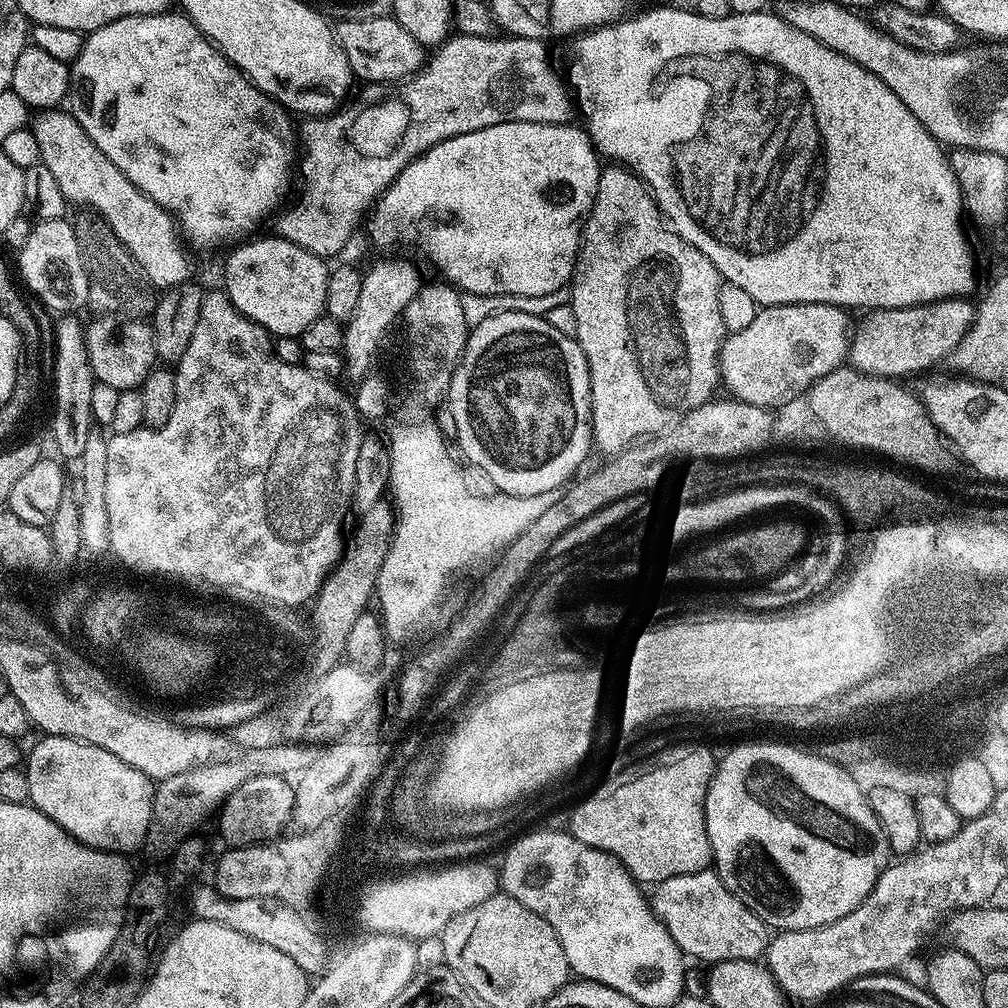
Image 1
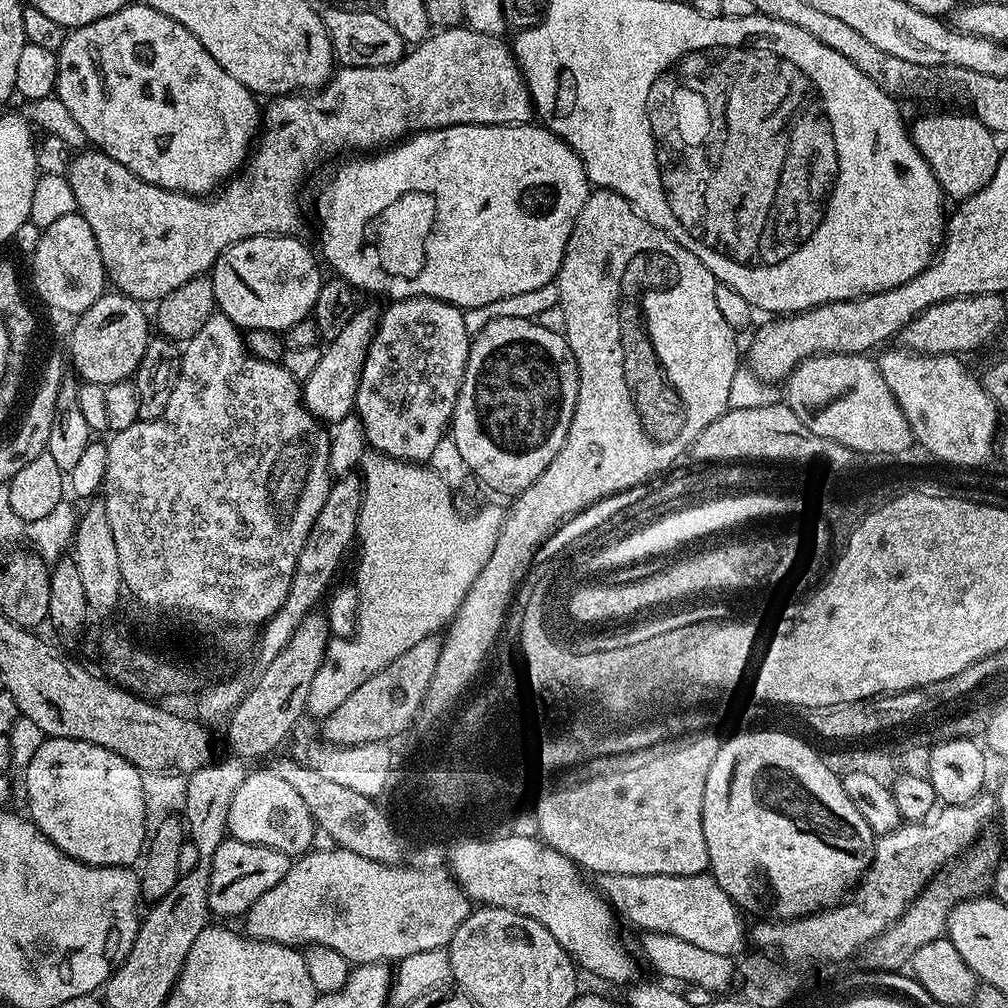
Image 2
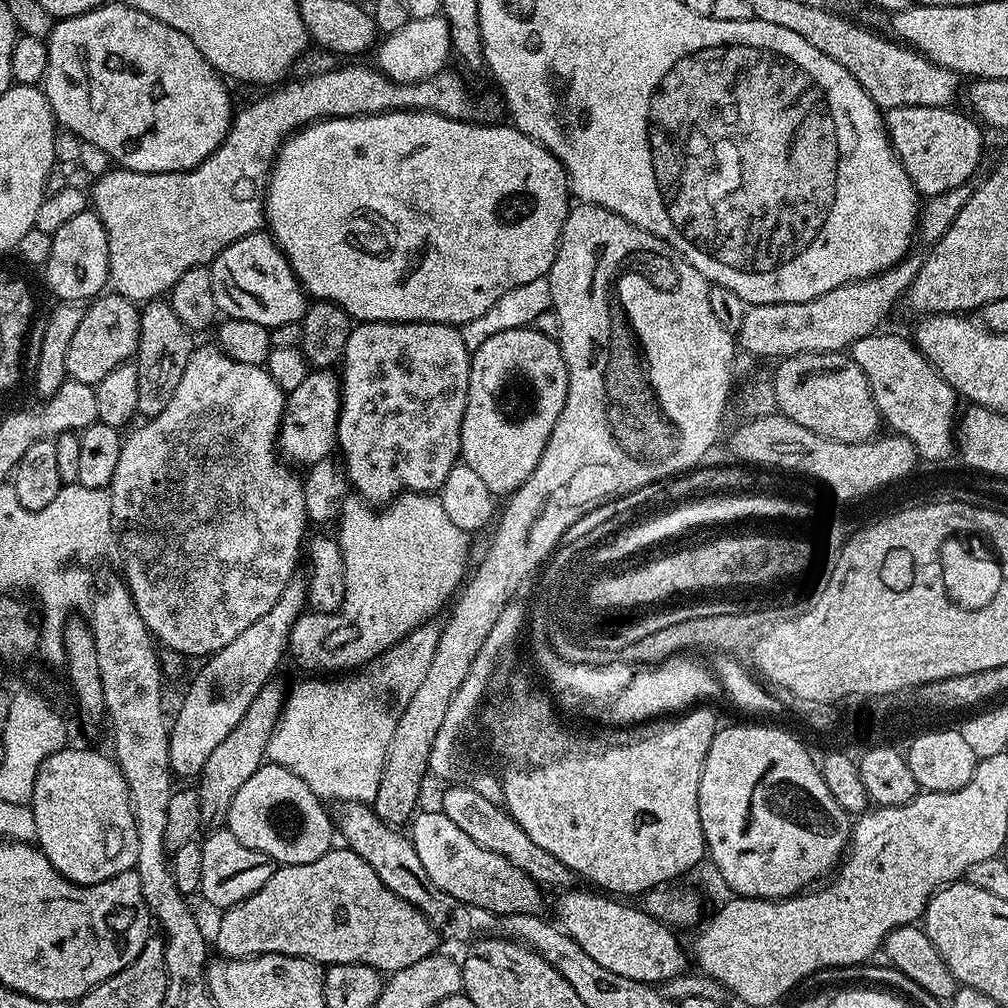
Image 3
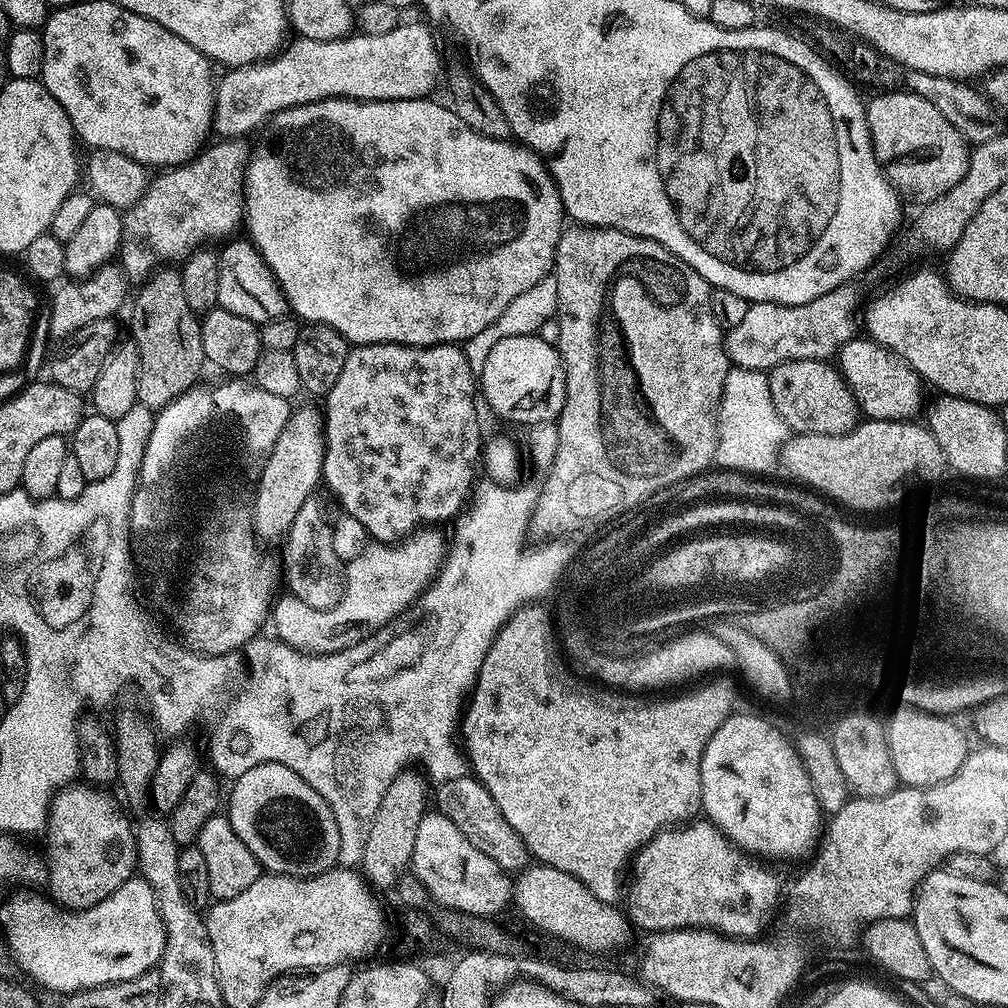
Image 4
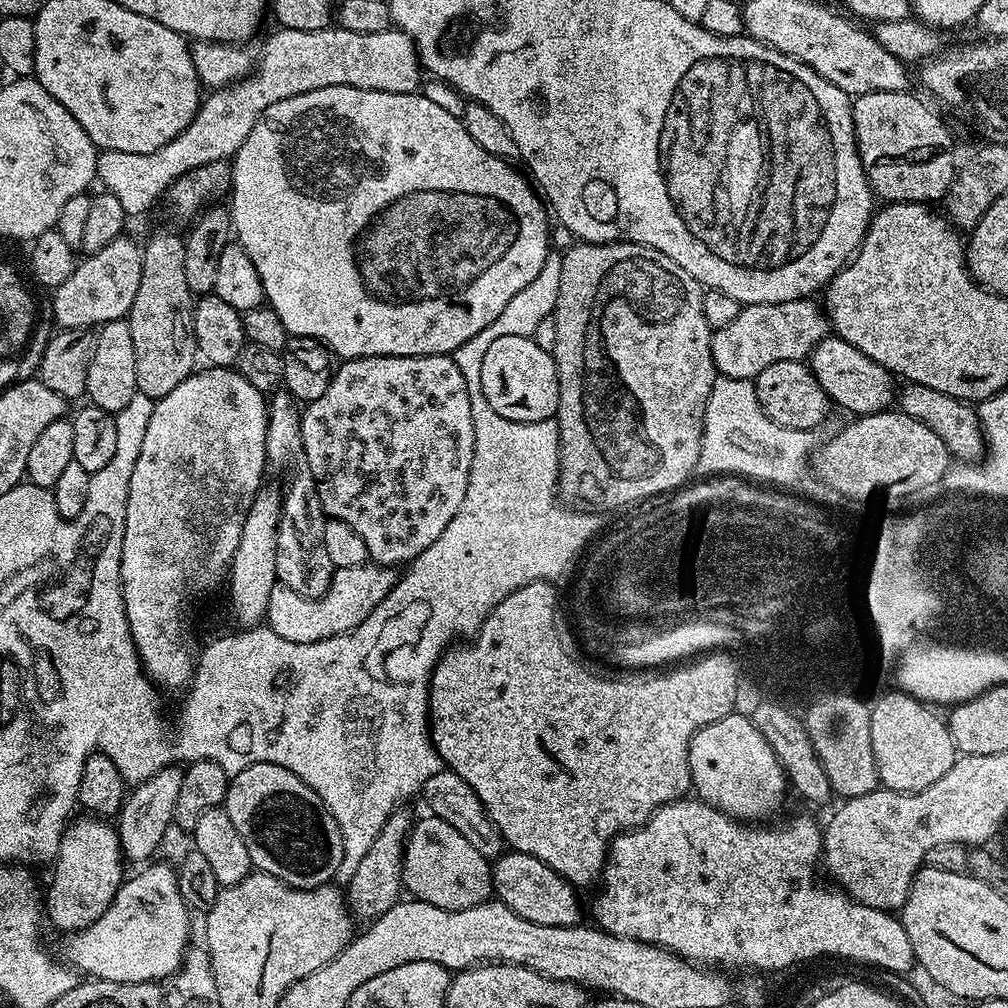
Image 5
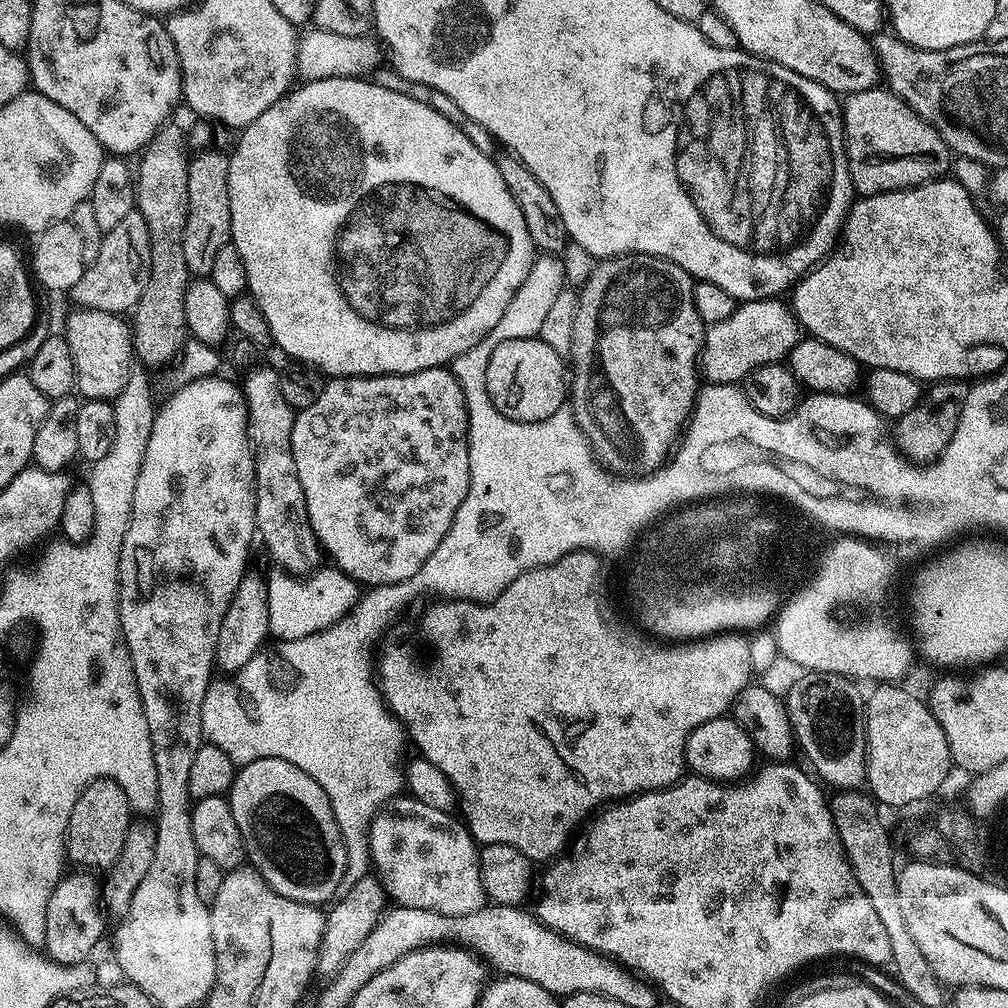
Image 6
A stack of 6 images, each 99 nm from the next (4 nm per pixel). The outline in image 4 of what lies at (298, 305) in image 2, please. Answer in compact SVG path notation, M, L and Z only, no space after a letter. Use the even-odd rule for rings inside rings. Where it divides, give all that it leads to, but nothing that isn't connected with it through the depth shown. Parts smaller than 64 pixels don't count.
M241 238L241 240L236 239L229 239L223 245L225 248L222 250L219 249L218 252L220 269L218 270L217 305L226 310L230 310L230 314L238 314L247 320L253 320L257 326L264 324L267 320L273 320L274 318L285 315L289 311L288 302L284 299L284 291L280 288L280 283L274 278L270 266L264 261L262 254L251 240L247 238Z

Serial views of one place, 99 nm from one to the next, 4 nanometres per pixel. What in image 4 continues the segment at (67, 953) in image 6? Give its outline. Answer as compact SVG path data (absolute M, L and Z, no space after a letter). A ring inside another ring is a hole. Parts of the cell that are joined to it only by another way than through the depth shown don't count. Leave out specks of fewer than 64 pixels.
M72 782L52 797L46 829L46 888L49 888L51 899L61 907L89 908L114 894L122 882L133 879L138 868L134 824L131 819L128 821L129 813L117 800L108 790L88 782Z

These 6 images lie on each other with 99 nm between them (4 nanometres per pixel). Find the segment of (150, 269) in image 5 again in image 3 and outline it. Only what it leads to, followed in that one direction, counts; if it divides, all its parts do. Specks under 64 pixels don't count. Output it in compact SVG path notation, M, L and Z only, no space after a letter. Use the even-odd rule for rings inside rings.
M157 298L147 301L139 309L140 337L134 363L138 370L138 413L141 417L151 418L166 410L166 402L174 398L174 390L178 390L178 382L182 382L182 374L194 347L193 333L174 314L171 303L167 299Z

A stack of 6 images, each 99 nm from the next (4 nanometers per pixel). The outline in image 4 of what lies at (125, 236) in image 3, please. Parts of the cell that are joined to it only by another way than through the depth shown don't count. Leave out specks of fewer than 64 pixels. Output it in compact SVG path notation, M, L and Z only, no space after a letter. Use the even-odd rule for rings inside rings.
M220 138L215 142L209 143L198 155L187 164L177 164L174 168L161 171L159 174L147 181L145 190L139 198L134 201L130 208L123 213L124 229L122 230L122 238L120 239L120 251L118 253L119 267L123 268L125 277L132 282L140 282L152 275L161 266L167 265L169 262L183 262L192 255L193 252L203 249L207 240L220 240L231 237L236 227L244 224L244 175L248 173L248 157L250 155L249 141L244 138Z

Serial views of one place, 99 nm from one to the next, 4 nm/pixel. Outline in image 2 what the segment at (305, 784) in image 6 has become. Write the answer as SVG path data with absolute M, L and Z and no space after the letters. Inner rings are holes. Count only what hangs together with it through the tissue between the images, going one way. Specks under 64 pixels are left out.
M272 770L249 771L246 782L234 793L234 802L230 802L228 830L233 840L273 848L290 858L307 853L313 847L312 839L318 835L317 824L301 795Z

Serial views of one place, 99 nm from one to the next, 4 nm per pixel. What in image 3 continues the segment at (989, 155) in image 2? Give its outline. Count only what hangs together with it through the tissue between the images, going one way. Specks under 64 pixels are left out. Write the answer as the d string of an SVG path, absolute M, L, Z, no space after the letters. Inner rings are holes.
M898 106L887 109L884 116L892 149L921 197L965 187L969 183L967 180L980 168L980 159L984 156L981 125L971 115L956 110L952 106Z

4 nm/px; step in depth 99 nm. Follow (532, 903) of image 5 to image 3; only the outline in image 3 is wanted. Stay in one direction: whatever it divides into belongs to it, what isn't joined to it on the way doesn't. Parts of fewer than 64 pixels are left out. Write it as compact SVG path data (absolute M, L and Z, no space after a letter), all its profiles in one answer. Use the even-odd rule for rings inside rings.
M564 890L557 895L560 897L556 900L555 919L565 934L578 942L595 962L613 974L655 986L685 975L684 967L690 964L689 953L685 945L684 948L680 945L677 933L663 920L655 920L643 907L635 908L632 905L635 903L596 890L580 891Z

